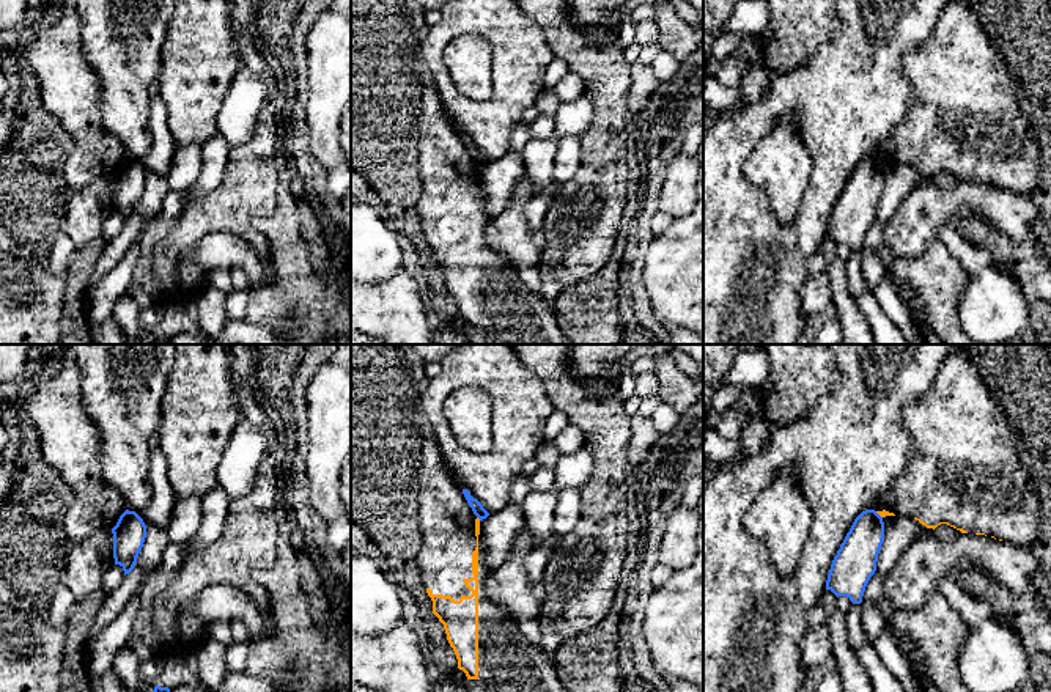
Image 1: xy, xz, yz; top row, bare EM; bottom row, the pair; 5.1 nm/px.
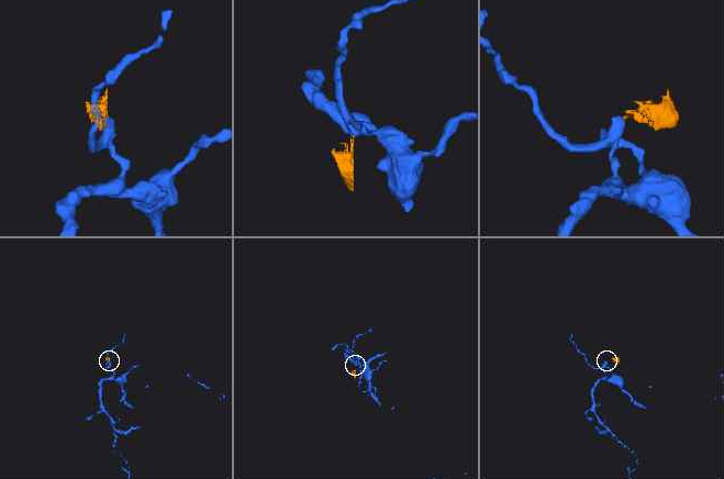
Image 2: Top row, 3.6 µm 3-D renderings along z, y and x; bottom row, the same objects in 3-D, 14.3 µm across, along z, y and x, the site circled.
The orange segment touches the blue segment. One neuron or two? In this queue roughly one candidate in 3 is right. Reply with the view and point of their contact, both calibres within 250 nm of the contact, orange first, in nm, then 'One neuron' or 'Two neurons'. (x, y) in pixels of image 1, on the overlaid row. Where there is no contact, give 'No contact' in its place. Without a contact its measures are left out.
Touches orange at yz (878, 513). Thickness 40 nm (orange) against 200 nm. Two neurons

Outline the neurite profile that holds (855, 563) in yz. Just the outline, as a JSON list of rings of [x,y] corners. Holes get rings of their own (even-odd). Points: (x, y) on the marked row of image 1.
[[[875,510],[862,511],[832,560],[826,590],[837,598],[846,596],[853,604],[861,604],[865,587],[876,571],[883,539],[883,517]]]

